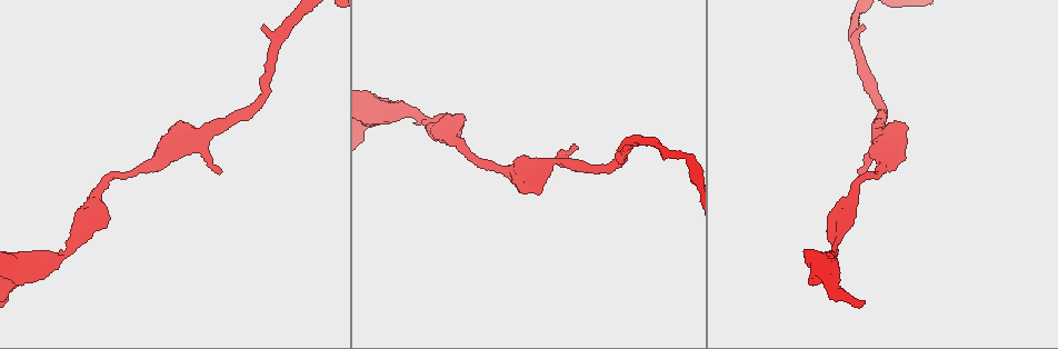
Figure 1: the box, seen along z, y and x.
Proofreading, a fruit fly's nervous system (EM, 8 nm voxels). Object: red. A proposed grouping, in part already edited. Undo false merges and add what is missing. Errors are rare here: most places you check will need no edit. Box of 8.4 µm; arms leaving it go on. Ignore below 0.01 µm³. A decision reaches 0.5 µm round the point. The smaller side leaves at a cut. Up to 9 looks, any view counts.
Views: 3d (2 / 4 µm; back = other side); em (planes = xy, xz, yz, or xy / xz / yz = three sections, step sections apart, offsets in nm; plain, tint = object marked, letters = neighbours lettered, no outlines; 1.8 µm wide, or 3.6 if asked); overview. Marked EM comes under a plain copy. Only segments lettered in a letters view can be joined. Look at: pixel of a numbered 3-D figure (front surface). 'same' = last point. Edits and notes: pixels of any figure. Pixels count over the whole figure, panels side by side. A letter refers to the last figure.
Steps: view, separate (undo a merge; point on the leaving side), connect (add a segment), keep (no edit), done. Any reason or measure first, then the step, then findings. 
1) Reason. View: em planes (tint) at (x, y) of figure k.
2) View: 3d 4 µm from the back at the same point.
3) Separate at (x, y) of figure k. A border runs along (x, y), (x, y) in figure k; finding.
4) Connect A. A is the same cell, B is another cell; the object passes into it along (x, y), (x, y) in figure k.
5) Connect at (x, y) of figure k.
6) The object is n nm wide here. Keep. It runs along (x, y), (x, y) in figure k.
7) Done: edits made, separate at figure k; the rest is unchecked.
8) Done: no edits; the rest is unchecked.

Branch stops here. View: em planes (letters) at (619, 150) of figure 1.

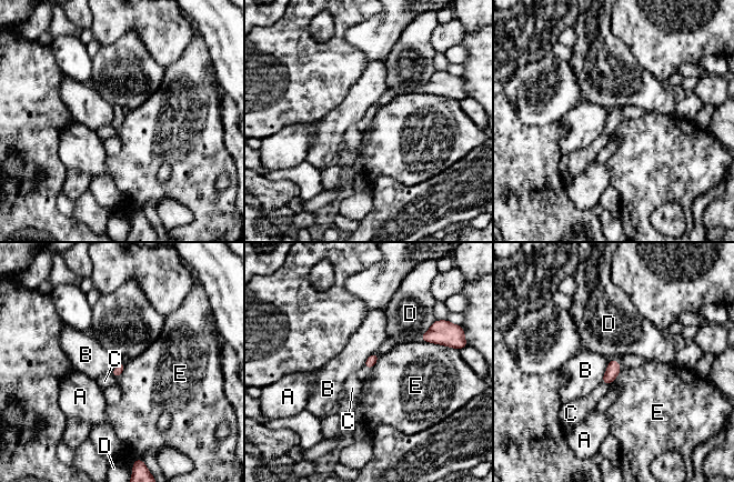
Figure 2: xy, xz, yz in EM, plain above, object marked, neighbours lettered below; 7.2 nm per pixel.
Keep. A, B, C, D and E are other cells; a border runs along (421, 340), (443, 345) in figure 2; none of them fits.

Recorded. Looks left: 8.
Branch stops here. View: 3d 4 µm from the back at (572, 143) of figure 1.

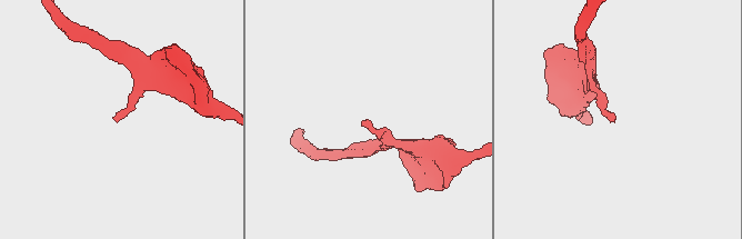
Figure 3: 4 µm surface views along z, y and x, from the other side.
Need the tissue. View: em 3.6 µm xz step 4 (letters) at (116, 121) of figure 3.

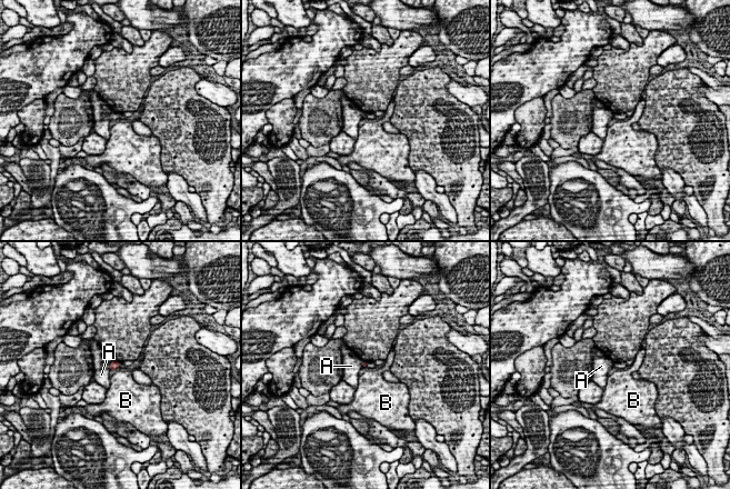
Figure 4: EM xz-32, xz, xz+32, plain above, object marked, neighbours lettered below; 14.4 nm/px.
Keep. A and B are other cells; a border runs along (113, 360), (109, 370) in figure 4; no lettered segment goes on from it.

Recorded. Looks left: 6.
Thick turns thin. View: 3d 4 µm at (500, 170) of figure 1.

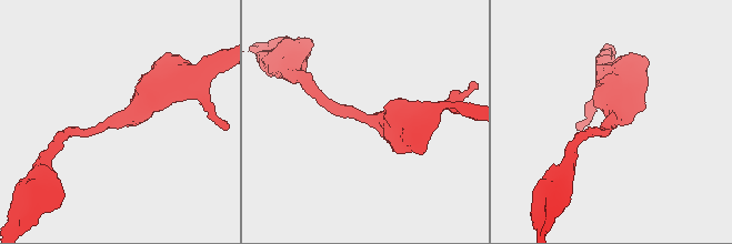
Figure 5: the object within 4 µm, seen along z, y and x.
The arms are 180, 440 nm wide; shape alone is not enough. View: em xy step 16 (tint) at (113, 119) of figure 5.

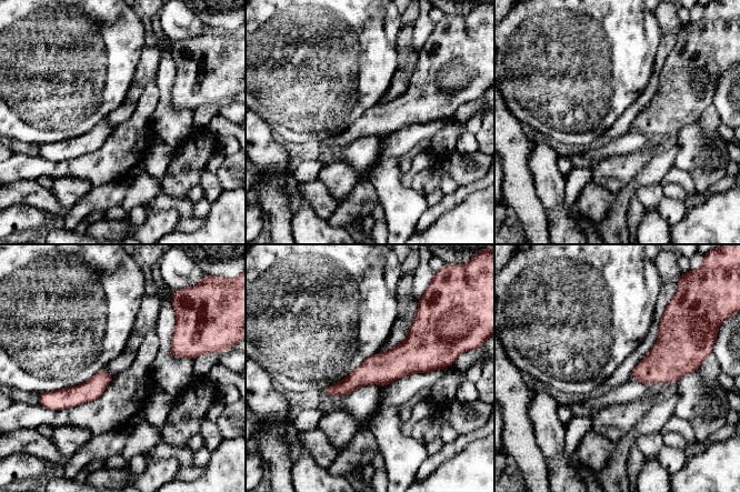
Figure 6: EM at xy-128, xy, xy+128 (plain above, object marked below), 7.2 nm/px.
View: em planes (letters) at the same point.

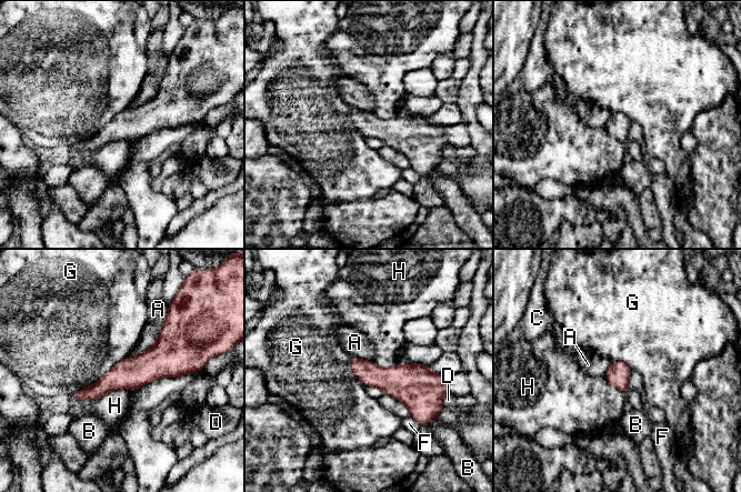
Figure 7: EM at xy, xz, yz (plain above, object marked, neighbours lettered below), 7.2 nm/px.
Keep. A, B, C, D, F, G and H are other cells; it runs along (187, 368), (143, 368), (78, 395) in figure 7; one neuron here.

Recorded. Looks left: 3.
Calibre changes. View: em 3.6 µm planes (letters) at (402, 108) of figure 1.

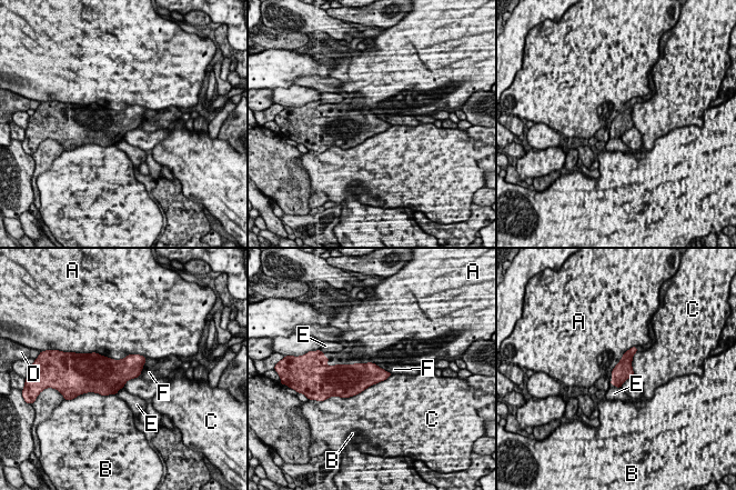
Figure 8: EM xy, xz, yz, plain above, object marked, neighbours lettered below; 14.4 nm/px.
The object is 280 nm wide here. Keep. A, B, C, D, E and F are other cells; a border runs along (90, 352), (147, 358) in figure 8; continuous, no second neuron.

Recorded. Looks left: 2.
Done: no edits; the rest is unchecked.

